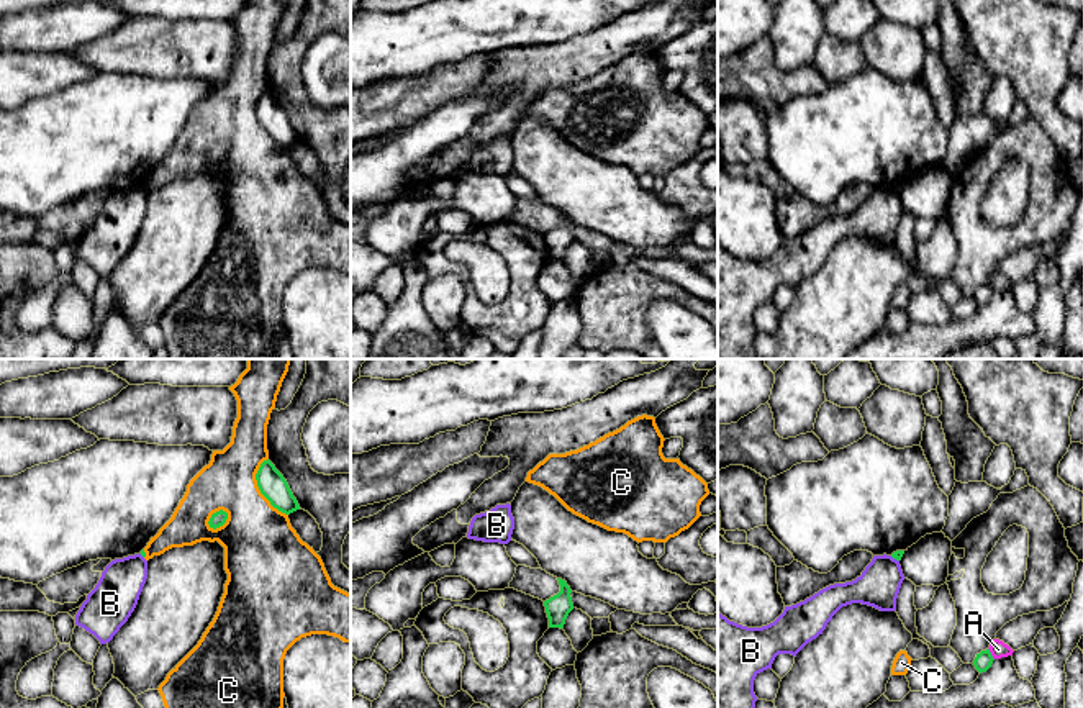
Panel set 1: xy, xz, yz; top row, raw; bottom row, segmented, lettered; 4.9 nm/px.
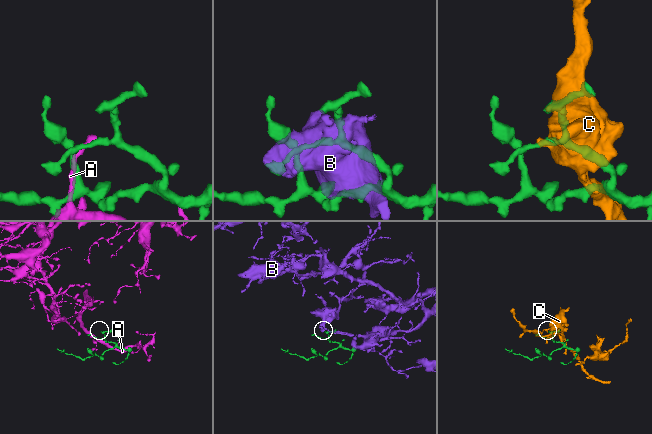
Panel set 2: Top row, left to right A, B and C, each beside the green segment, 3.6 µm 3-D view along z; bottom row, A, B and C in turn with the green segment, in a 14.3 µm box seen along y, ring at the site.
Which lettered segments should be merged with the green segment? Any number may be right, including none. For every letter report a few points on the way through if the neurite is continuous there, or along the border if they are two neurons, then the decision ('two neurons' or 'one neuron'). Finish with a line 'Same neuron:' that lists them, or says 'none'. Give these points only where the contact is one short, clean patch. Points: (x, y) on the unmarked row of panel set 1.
A: along yz (988, 281), (993, 292) | two neurons
B: along yz (890, 189), (898, 194) | two neurons
C: two neurons
Same neuron: none

